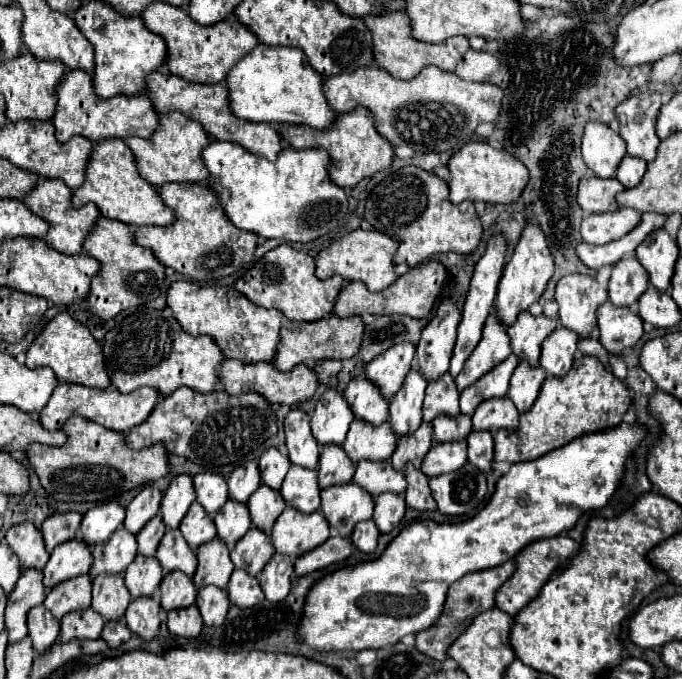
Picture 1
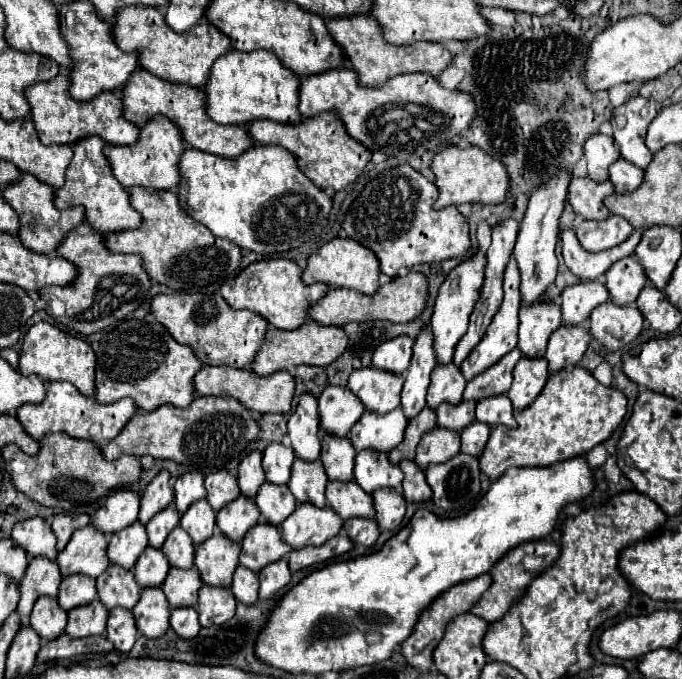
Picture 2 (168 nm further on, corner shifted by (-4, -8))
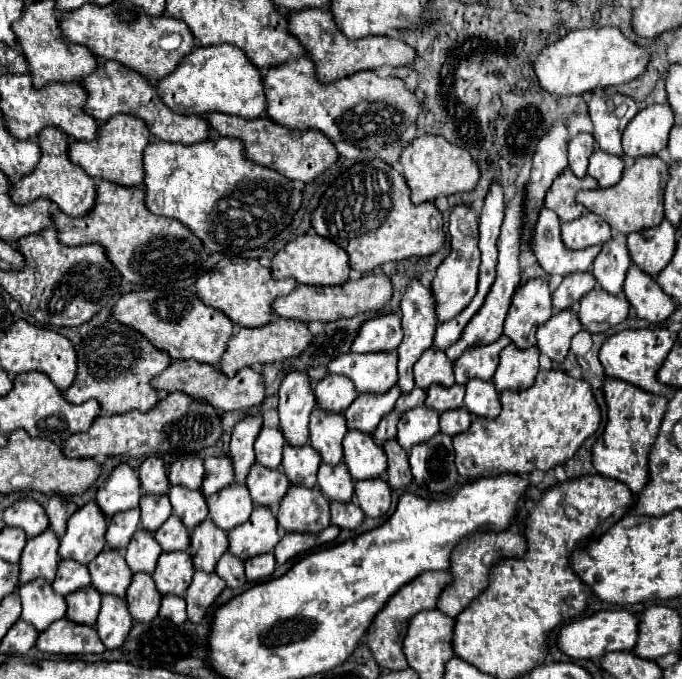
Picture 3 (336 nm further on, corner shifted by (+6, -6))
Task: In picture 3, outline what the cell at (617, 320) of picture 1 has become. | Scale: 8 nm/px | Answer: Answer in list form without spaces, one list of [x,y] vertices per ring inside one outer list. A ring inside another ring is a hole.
[[[596,286],[596,290],[592,290],[592,294],[588,294],[580,300],[578,318],[590,334],[600,334],[600,332],[606,332],[608,328],[624,322],[628,318],[628,310],[630,310],[630,306],[628,306],[626,298],[606,294],[602,288]]]

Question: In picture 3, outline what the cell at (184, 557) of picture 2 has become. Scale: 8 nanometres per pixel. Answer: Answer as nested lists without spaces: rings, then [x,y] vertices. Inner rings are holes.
[[[174,514],[162,524],[160,530],[156,530],[154,538],[164,552],[180,552],[180,550],[188,550],[190,546],[190,532]]]

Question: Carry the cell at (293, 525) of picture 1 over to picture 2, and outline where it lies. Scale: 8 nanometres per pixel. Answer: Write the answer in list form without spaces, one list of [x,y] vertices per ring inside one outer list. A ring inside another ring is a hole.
[[[298,504],[294,516],[282,524],[282,536],[292,548],[322,546],[334,538],[340,528],[342,520],[338,520],[338,514],[330,506],[310,508],[310,504]]]

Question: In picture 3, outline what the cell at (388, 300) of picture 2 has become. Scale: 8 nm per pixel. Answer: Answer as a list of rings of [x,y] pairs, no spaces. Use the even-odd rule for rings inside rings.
[[[366,274],[360,280],[348,280],[342,286],[298,286],[292,294],[278,298],[272,308],[278,316],[302,322],[334,322],[338,318],[352,318],[364,312],[380,312],[392,300],[392,280],[386,274]]]

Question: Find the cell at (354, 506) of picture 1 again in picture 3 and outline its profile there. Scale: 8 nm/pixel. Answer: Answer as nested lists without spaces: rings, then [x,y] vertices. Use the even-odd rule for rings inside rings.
[[[320,464],[318,470],[318,488],[322,494],[336,502],[350,502],[354,496],[354,482],[348,478],[348,470],[344,470],[344,464],[340,466],[324,466]]]

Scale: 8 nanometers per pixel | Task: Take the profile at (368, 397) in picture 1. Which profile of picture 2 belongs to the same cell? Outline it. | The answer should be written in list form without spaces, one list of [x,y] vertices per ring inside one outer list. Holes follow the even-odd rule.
[[[358,368],[348,378],[348,388],[364,402],[368,410],[386,414],[400,406],[404,376],[394,376],[392,372],[382,372],[382,368]]]

